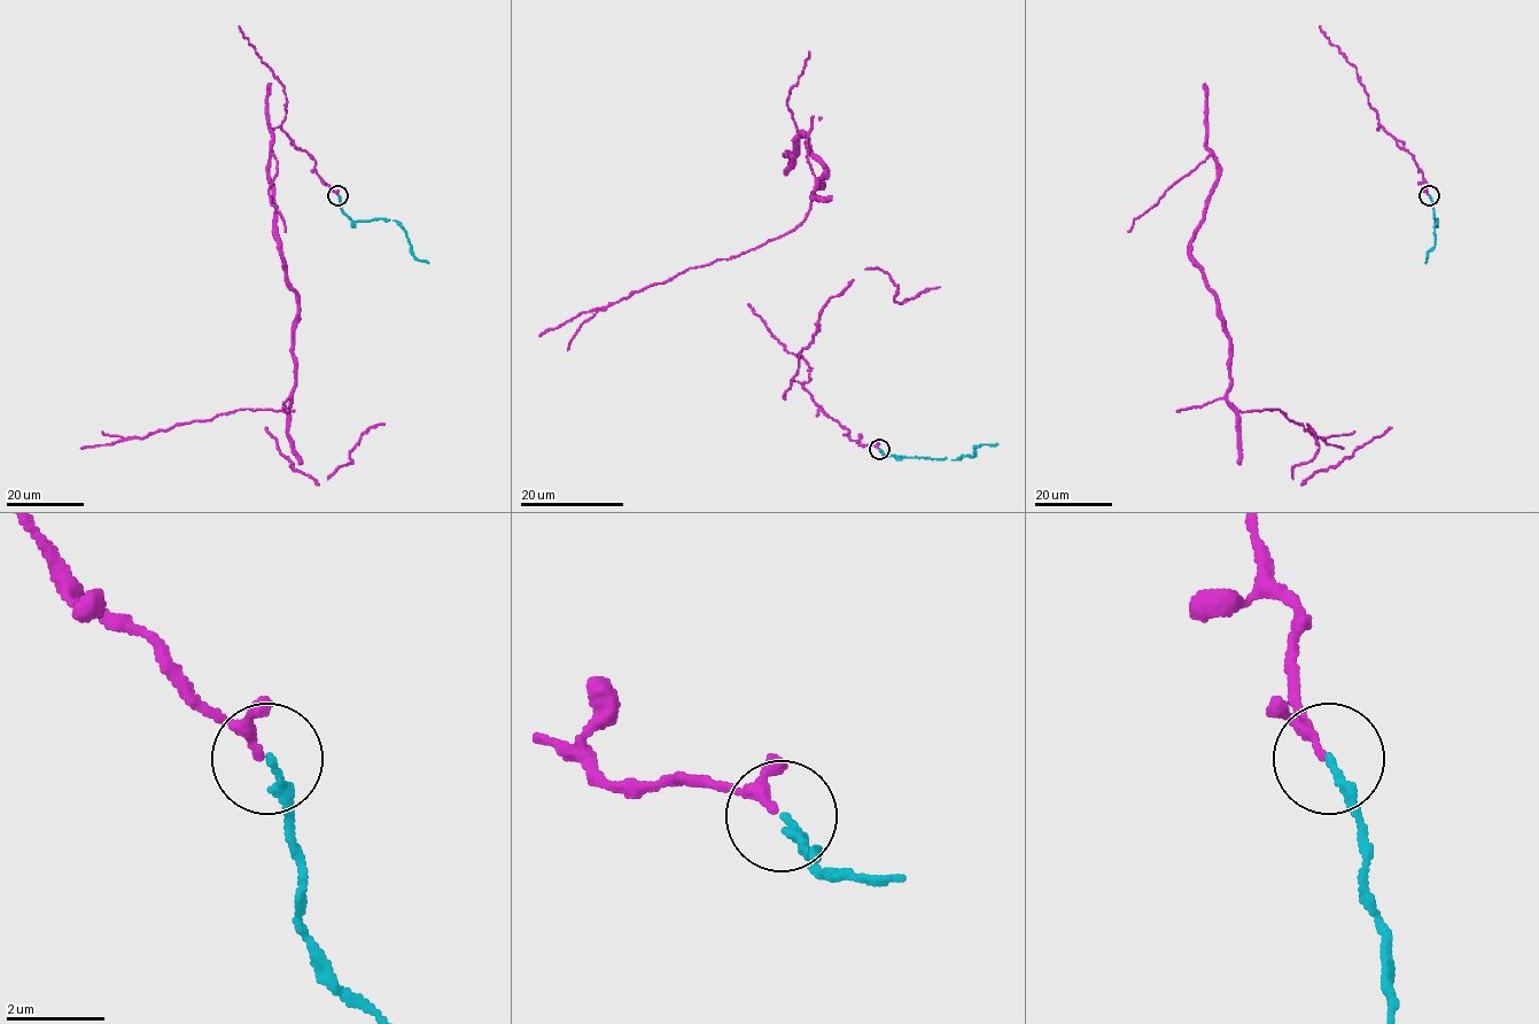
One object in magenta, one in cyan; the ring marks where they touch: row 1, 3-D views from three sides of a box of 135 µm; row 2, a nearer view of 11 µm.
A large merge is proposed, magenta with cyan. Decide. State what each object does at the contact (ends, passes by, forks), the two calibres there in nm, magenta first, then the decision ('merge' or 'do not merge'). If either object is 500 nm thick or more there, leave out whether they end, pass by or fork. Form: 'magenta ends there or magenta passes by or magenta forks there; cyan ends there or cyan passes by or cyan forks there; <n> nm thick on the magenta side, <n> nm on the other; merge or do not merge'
magenta passes by; cyan ends there; 160 nm thick on the magenta side, 190 nm on the other; merge

